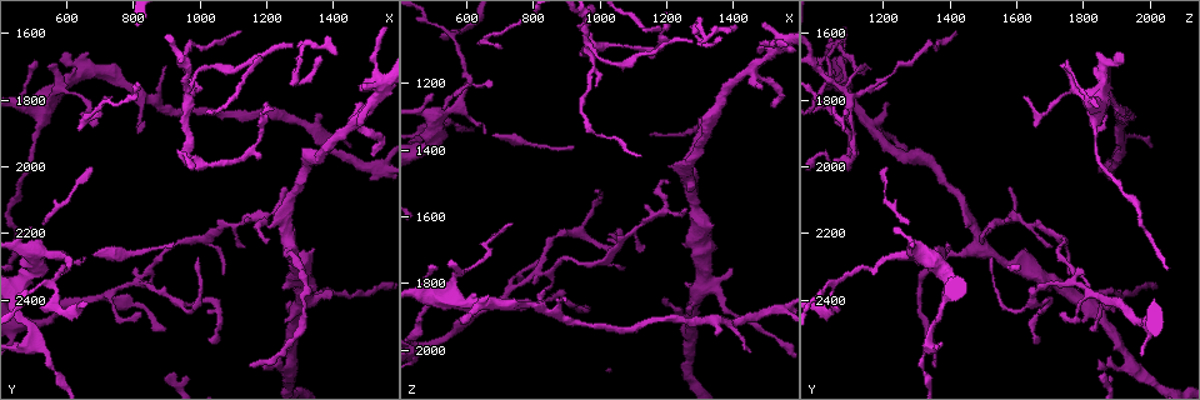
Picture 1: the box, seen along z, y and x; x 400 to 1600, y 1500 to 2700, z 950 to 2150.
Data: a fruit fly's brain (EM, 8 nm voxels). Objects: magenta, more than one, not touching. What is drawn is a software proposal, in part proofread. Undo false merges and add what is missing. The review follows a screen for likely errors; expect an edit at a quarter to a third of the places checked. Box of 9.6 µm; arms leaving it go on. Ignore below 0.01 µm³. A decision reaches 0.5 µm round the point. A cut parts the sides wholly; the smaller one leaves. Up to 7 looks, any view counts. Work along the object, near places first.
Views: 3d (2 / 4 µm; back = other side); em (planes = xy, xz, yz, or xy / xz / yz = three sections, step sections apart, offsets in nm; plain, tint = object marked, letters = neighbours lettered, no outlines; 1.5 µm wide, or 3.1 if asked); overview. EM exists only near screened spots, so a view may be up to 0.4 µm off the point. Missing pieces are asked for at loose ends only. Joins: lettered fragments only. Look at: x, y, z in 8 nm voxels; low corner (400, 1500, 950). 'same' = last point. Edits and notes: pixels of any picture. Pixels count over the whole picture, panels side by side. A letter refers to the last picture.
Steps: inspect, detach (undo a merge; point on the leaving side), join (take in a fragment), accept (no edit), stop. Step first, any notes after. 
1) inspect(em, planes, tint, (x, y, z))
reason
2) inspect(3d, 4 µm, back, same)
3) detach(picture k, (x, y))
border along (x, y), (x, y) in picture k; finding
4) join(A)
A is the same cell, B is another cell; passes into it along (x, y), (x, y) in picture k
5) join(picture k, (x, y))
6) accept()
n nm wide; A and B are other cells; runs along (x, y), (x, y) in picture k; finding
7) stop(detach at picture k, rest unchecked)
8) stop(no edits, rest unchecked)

inspect(em, xz, step 4, tint, (1260, 2070, 1570))
tapers out

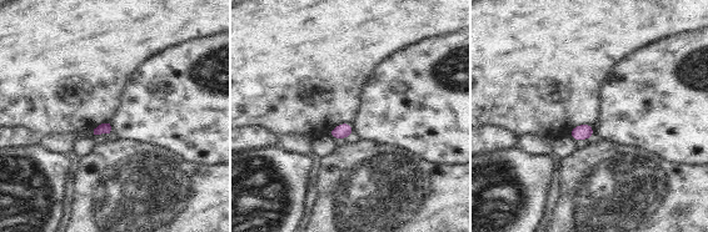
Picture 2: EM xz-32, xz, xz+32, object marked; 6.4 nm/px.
inspect(em, planes, letters, same)

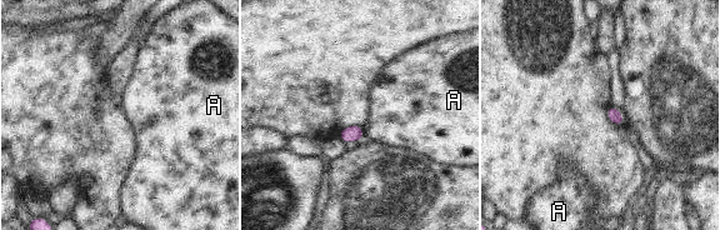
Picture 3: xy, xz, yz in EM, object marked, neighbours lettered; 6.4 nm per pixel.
accept()
A is another cell; no lettered fragment goes on from it

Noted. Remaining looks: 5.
inspect(em, planes, letters, (1410, 2380, 1760))
free end

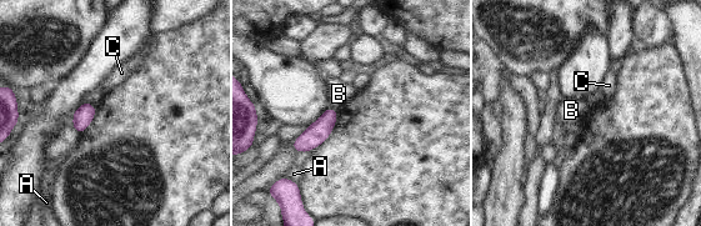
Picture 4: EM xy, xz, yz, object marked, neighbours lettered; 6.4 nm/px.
accept()
A, B and C are other cells; border along (329, 105), (338, 111) in picture 4; no lettered fragment goes on from it

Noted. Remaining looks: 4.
inspect(3d, 2 µm, (1120, 1590, 1420))

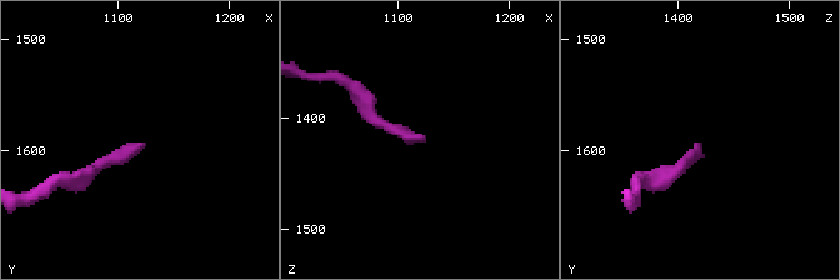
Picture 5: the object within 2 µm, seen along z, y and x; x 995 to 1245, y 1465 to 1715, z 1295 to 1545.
inspect(em, yz, step 4, letters, (1122, 1594, 1422))
shape alone is not enough

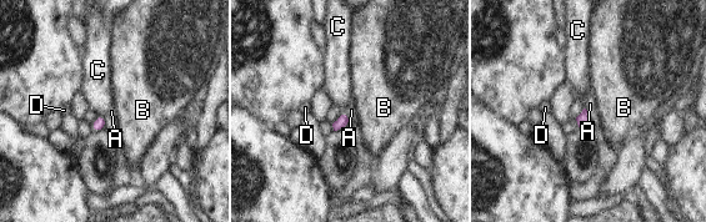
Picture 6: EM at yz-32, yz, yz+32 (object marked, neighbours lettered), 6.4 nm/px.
accept()
A, B, C and D are other cells; none of them fits

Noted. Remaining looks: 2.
stop(no edits, rest unchecked)

